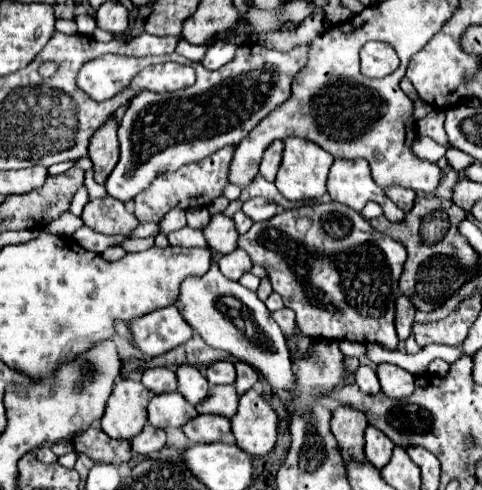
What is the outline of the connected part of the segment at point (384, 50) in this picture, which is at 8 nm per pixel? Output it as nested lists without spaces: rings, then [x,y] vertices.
[[[366,42],[360,50],[360,62],[364,76],[384,78],[400,64],[394,48],[386,42]]]

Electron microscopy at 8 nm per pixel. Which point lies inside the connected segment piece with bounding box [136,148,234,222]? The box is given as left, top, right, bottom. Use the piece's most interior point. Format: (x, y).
(197, 184)

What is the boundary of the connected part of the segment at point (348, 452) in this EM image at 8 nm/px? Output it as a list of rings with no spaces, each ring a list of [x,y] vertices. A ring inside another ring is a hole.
[[[342,404],[332,412],[330,428],[344,460],[364,460],[364,428],[368,418],[354,406]]]

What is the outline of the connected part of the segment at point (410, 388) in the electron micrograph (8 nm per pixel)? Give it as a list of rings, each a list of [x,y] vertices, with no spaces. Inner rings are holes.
[[[380,364],[378,366],[378,380],[382,384],[382,392],[396,400],[406,398],[414,392],[414,376],[400,366],[394,364]]]

